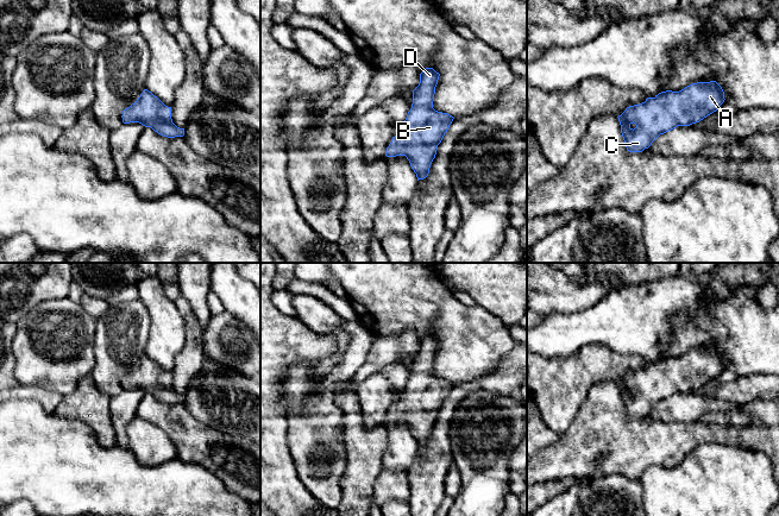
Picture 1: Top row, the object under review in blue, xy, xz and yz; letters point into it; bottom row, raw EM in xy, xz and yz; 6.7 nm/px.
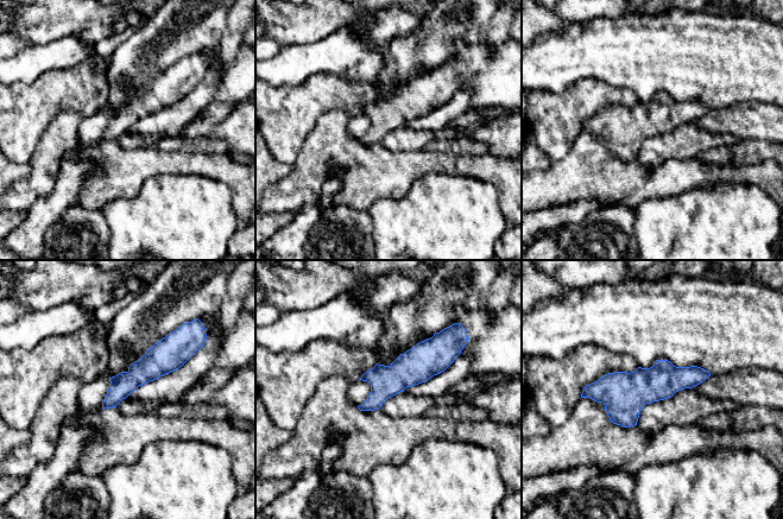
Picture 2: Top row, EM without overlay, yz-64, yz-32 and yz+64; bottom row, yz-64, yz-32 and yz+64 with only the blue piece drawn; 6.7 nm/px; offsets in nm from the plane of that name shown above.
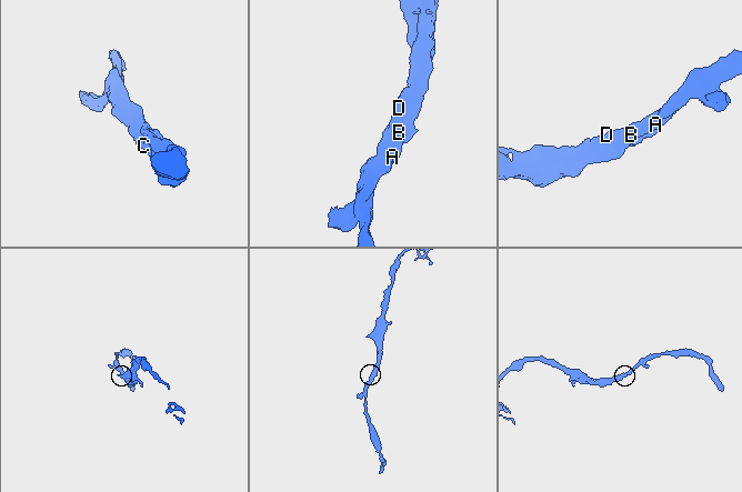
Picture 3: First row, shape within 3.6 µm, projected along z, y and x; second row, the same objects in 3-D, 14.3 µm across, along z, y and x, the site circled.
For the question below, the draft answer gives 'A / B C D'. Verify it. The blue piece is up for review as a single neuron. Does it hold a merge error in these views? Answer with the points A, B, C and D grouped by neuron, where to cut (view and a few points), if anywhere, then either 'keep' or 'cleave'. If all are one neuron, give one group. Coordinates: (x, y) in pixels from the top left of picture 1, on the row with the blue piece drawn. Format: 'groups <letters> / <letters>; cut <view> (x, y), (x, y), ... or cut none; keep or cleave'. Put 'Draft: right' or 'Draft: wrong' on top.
Draft: wrong
groups A B C D; cut none; keep

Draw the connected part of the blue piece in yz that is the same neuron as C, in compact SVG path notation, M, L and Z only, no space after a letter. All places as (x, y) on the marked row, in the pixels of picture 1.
M716 81L692 83L679 92L666 90L645 102L629 106L618 115L629 152L642 152L660 136L677 126L690 126L716 112L724 102Z

